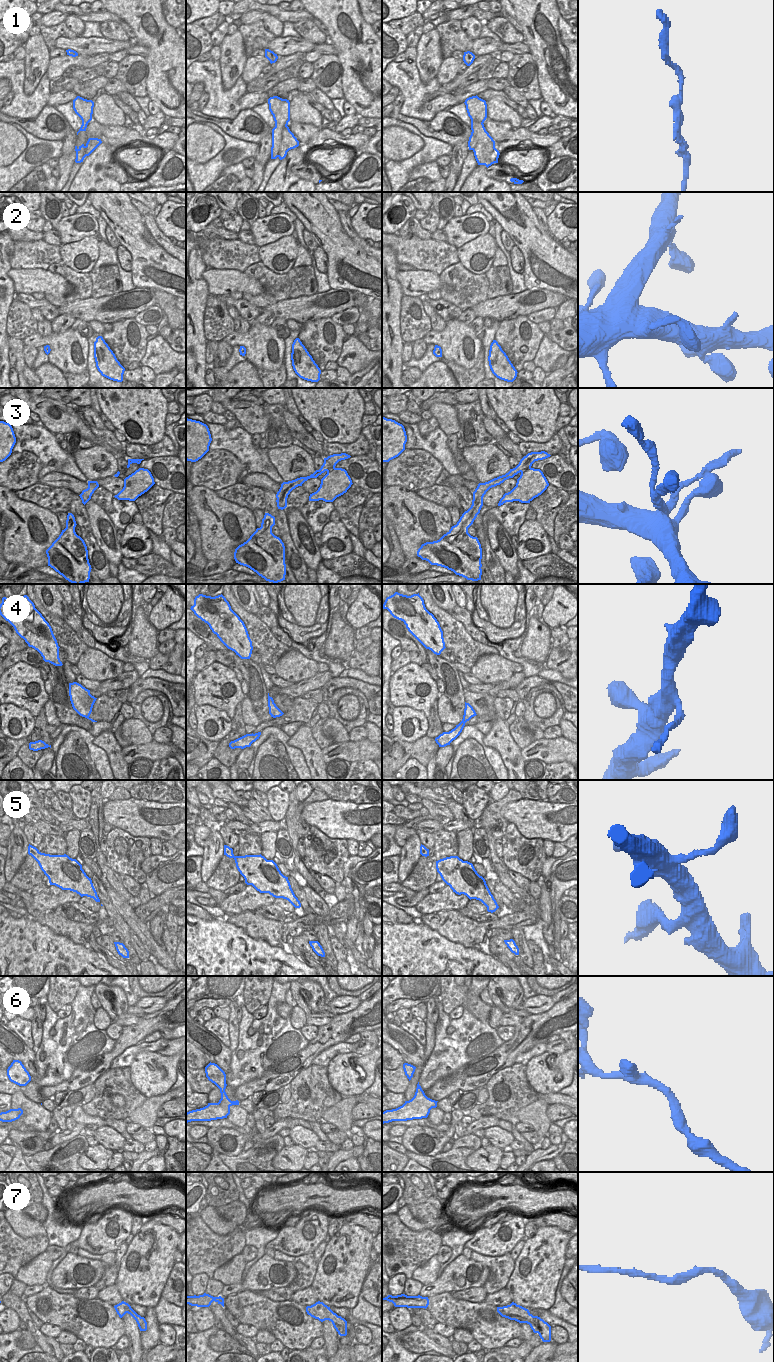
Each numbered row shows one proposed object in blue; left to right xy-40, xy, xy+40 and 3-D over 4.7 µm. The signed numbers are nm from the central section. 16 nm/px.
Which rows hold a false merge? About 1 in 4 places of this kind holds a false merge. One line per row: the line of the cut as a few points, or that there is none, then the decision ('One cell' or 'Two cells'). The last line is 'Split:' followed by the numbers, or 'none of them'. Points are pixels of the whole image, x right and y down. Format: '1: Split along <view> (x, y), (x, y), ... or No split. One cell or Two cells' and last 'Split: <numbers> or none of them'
1: No split. One cell
2: No split. One cell
3: No split. One cell
4: No split. One cell
5: No split. One cell
6: No split. One cell
7: No split. One cell
Split: none of them.

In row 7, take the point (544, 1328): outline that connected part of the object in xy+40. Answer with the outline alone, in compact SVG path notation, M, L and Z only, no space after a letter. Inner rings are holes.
M512 1302L510 1305L497 1307L497 1312L505 1318L530 1325L543 1342L551 1341L551 1326L538 1316L533 1316L528 1309Z

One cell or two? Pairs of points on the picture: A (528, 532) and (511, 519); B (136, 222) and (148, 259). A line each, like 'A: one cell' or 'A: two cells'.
A: two cells
B: one cell

